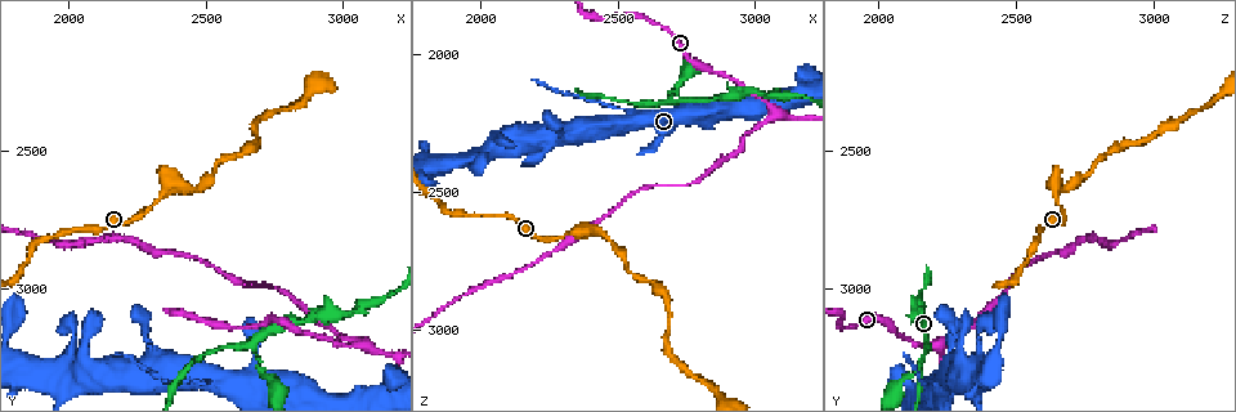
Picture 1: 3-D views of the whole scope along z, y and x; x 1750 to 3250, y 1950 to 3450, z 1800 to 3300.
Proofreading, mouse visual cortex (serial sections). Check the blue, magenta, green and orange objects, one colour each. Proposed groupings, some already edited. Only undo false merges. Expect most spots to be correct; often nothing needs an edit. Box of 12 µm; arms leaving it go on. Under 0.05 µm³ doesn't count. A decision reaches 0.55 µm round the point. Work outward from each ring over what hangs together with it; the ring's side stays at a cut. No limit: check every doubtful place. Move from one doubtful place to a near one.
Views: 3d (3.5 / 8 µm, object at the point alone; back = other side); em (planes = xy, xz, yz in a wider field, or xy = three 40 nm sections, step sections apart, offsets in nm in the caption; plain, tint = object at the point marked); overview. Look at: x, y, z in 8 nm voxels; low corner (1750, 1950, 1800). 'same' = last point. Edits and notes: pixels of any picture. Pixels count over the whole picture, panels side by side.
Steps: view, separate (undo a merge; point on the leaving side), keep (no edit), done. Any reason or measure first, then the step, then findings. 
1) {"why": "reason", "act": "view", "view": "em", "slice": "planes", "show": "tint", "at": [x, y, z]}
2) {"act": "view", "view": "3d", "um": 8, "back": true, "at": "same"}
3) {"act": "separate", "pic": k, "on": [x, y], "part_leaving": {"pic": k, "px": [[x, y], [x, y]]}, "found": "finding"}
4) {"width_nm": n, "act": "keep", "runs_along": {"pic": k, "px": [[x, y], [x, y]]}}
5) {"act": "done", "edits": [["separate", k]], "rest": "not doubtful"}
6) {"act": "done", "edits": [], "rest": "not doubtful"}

{"why": "a fork", "act": "view", "view": "3d", "um": 3.5, "at": [2540, 3360, 2210]}

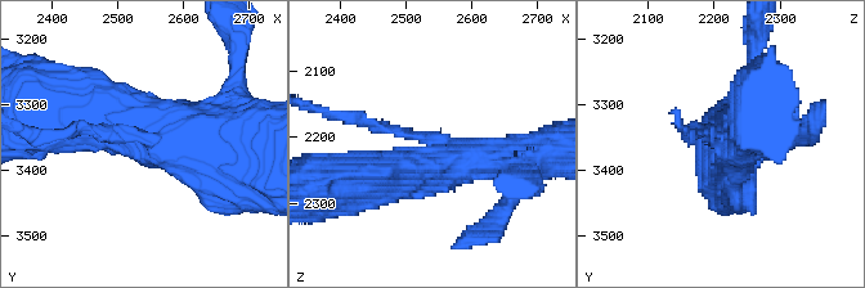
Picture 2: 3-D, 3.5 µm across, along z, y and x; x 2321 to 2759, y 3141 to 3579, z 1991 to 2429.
{"act": "view", "view": "em", "slice": "xy", "step": 5, "show": "tint", "at": [2545, 3355, 2210]}

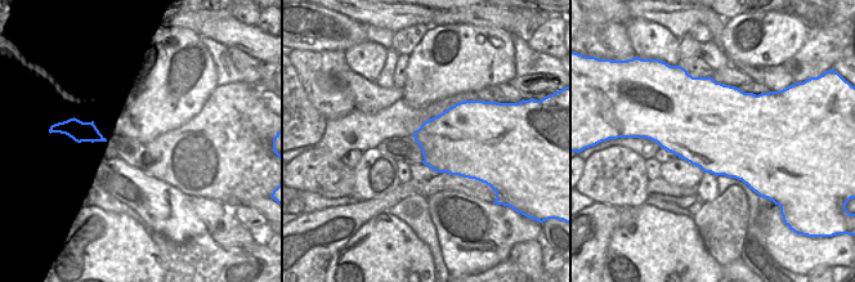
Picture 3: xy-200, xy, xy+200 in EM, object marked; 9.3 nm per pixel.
{"why": "cut it another way", "act": "view", "view": "em", "slice": "xy", "step": 1, "show": "tint", "at": "same"}

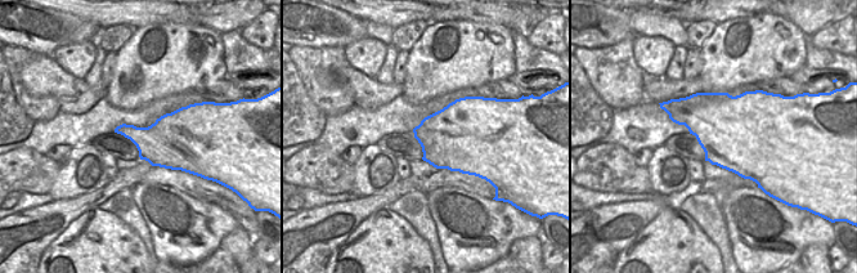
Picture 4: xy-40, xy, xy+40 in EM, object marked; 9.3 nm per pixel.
{"act": "keep", "runs_along": {"pic": 2, "px": [[234, 106], [183, 138], [84, 118]]}, "found": "one cell here"}

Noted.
{"why": "arms part here", "act": "view", "view": "3d", "um": 3.5, "at": [2670, 3210, 2170]}

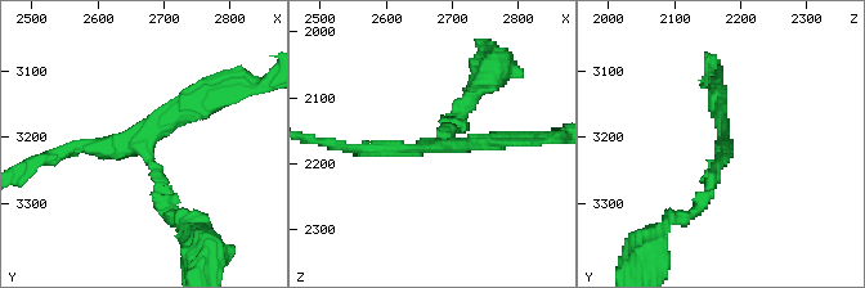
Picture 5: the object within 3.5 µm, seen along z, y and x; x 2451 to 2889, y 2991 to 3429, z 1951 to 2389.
{"act": "keep", "runs_along": {"pic": 5, "px": [[215, 94], [144, 142], [164, 212]]}, "found": "all the same cell"}

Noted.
{"why": "a fork", "act": "view", "view": "3d", "um": 3.5, "at": [3070, 3210, 2210]}

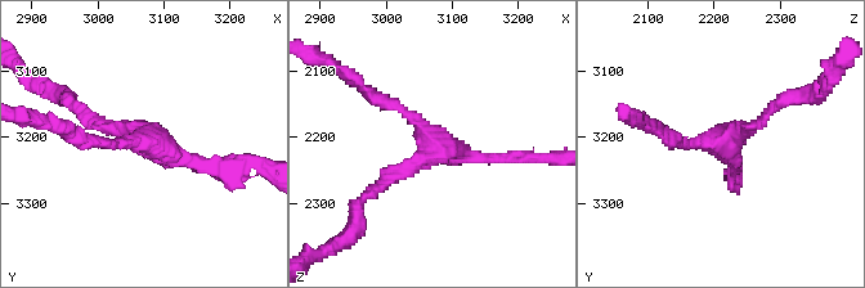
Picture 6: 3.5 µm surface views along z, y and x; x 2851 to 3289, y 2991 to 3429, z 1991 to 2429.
{"arms": 3, "arm_widths_nm": [150, 150, 200], "act": "view", "view": "em", "slice": "planes", "show": "tint", "at": [3075, 3205, 2210]}

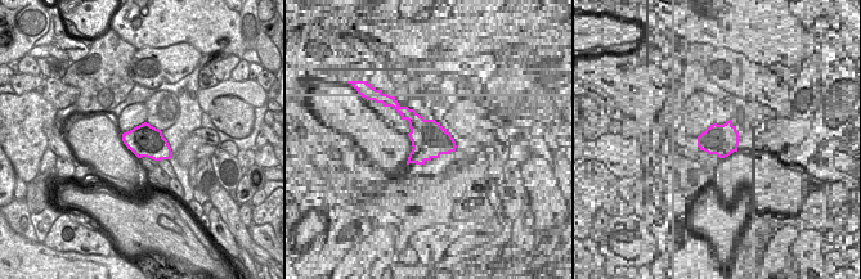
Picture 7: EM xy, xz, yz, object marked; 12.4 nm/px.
{"act": "keep", "runs_along": {"pic": 6, "px": [[669, 138], [716, 142], [769, 113]]}, "found": "all the same cell"}

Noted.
{"act": "done", "edits": [], "rest": "not doubtful"}

